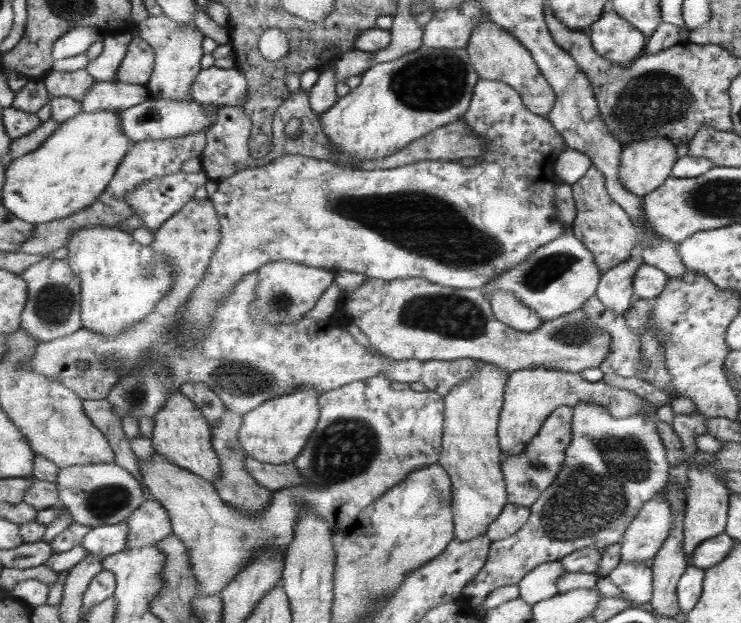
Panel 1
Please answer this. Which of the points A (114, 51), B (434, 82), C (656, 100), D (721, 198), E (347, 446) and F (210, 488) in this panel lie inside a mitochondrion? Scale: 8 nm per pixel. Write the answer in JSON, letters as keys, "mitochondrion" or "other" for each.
{"A":"other","B":"mitochondrion","C":"mitochondrion","D":"mitochondrion","E":"mitochondrion","F":"other"}

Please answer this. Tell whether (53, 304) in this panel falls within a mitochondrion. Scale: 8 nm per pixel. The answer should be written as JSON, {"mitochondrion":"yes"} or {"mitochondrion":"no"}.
{"mitochondrion":"yes"}

